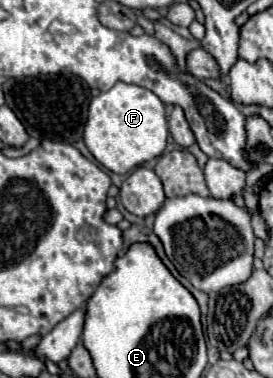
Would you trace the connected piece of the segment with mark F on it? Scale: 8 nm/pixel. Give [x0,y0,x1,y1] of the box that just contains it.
[85,82,167,174]

